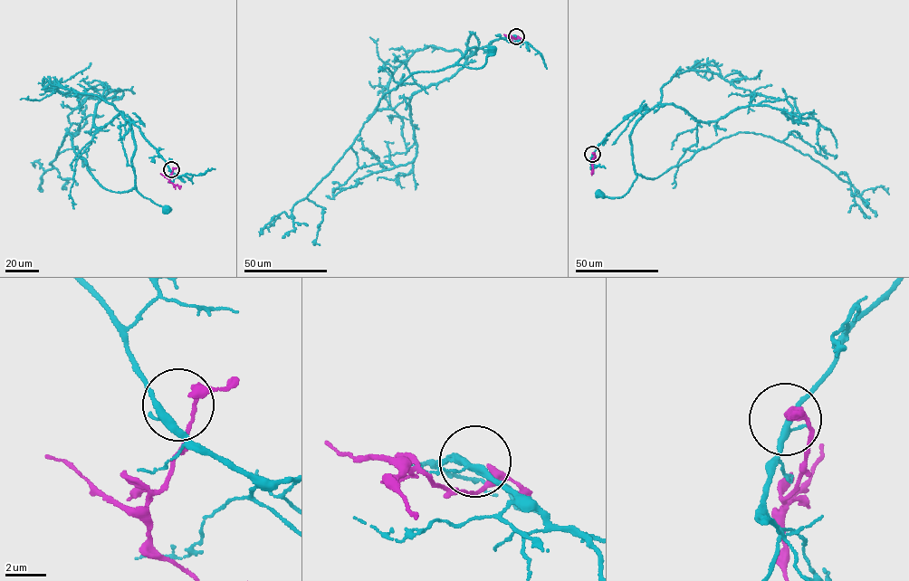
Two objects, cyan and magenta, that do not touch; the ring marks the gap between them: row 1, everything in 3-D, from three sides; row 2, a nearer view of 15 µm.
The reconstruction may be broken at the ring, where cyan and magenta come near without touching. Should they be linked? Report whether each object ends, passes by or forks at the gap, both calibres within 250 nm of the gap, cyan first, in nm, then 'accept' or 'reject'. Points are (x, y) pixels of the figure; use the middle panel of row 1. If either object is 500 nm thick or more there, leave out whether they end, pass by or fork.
cyan forks; magenta passes by; calibres 300 and 320 nm; reject

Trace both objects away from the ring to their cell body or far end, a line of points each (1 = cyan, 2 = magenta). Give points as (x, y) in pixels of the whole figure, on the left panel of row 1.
1: (170, 170), (139, 128), (129, 121), (137, 190), (167, 209)
2: (172, 169), (169, 181), (179, 189)

